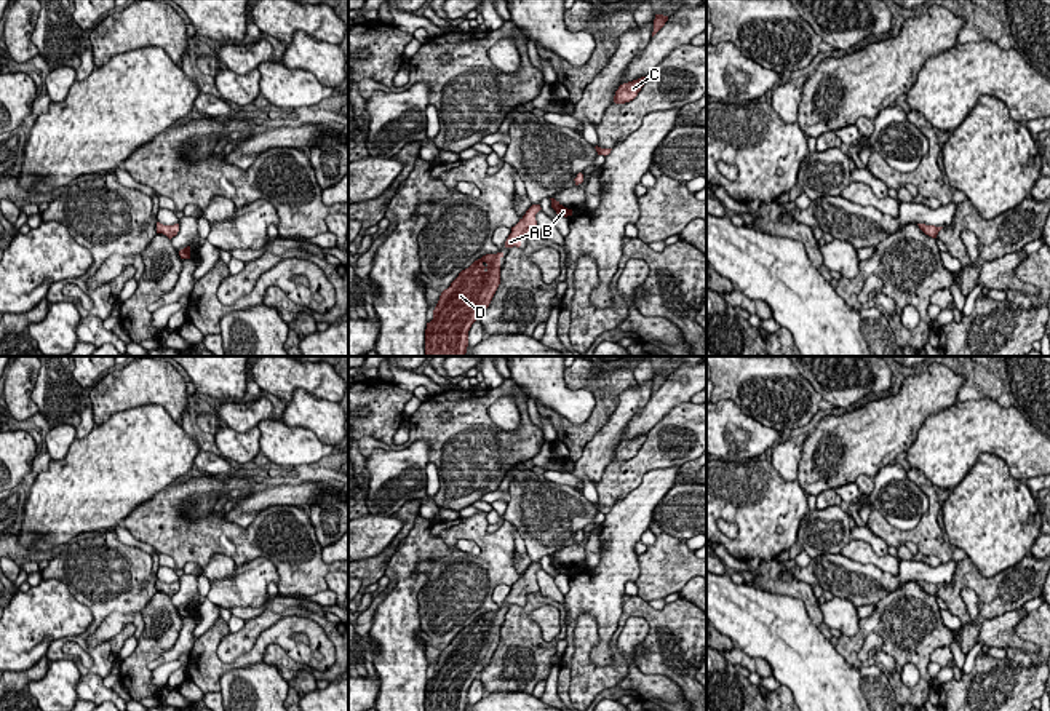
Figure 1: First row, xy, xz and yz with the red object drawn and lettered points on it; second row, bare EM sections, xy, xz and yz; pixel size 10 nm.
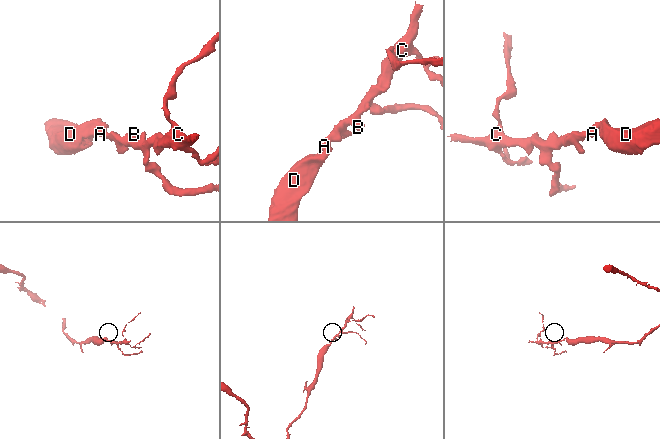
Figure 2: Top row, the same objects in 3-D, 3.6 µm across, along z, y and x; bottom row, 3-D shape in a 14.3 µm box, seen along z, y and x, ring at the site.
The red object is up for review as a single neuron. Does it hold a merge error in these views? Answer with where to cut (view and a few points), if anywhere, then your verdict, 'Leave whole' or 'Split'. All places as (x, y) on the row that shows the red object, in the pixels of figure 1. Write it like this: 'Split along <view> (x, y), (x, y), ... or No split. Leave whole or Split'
No split. Leave whole

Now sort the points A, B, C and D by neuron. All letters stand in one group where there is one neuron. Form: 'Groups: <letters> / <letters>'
Groups: A B C D

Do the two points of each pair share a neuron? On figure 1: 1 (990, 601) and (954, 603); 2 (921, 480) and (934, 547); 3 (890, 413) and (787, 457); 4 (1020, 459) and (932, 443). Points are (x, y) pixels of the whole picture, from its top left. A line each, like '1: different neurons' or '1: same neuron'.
1: same neuron
2: same neuron
3: different neurons
4: same neuron

